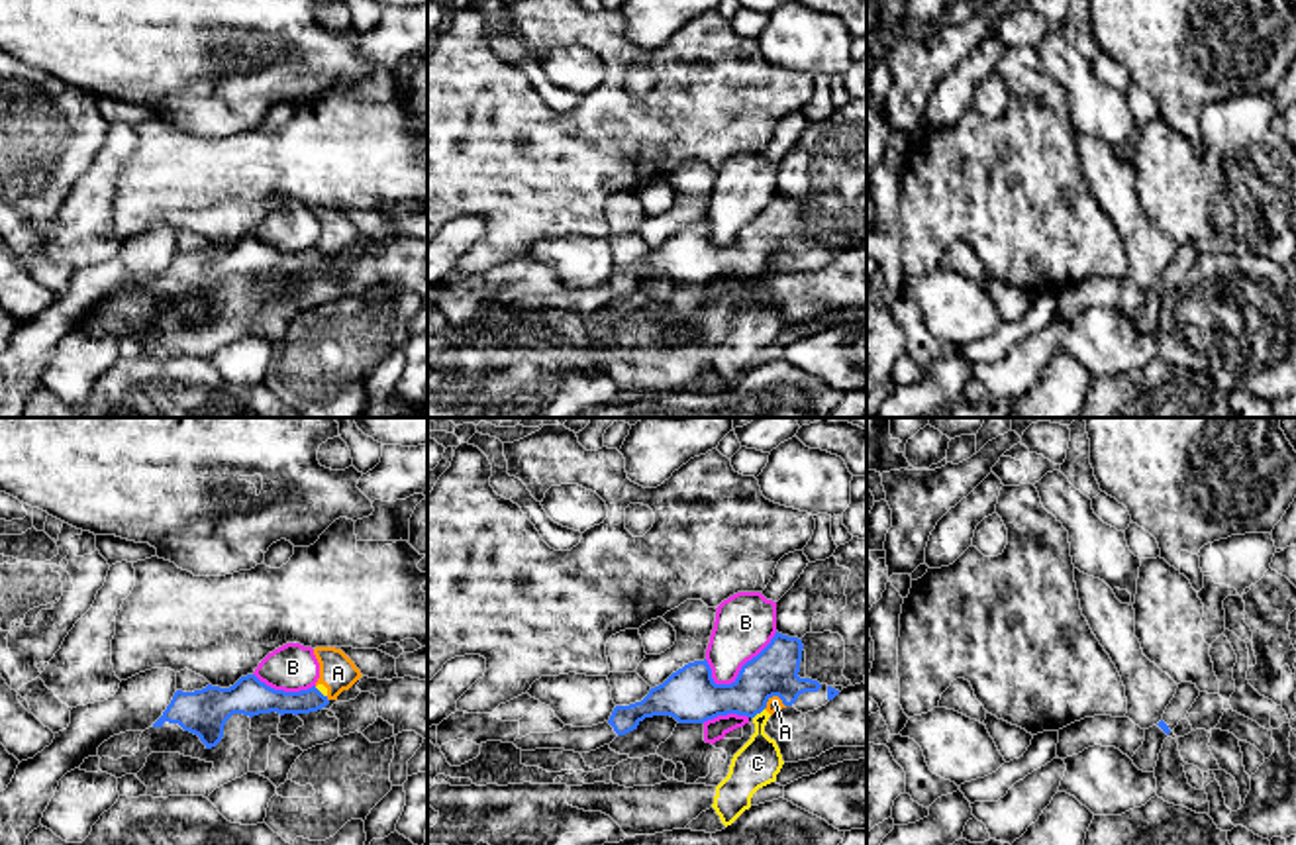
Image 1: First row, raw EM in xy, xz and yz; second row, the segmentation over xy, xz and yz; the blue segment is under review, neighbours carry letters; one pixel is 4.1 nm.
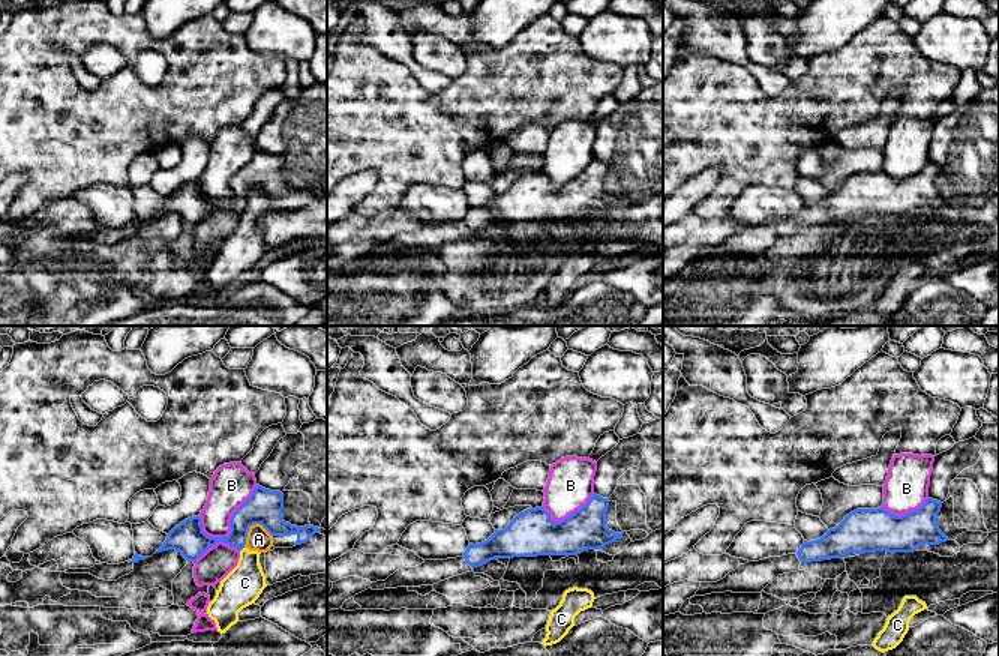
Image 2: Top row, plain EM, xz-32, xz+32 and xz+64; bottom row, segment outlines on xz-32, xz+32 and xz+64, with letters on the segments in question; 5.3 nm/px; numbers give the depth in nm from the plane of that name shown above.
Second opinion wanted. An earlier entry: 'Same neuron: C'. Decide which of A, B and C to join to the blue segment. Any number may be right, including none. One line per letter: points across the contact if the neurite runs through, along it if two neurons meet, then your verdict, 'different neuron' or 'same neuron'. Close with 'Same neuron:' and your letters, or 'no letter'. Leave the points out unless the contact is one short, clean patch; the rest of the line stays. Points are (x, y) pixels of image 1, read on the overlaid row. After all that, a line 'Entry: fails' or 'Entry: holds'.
A: border xz (785, 704), (773, 696), (763, 708); different neuron
B: different neuron
C: border xz (763, 708), (753, 718); different neuron
Same neuron: no letter
Entry: fails

